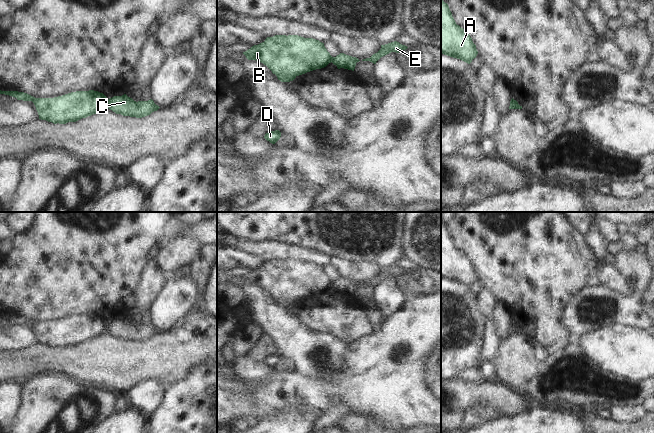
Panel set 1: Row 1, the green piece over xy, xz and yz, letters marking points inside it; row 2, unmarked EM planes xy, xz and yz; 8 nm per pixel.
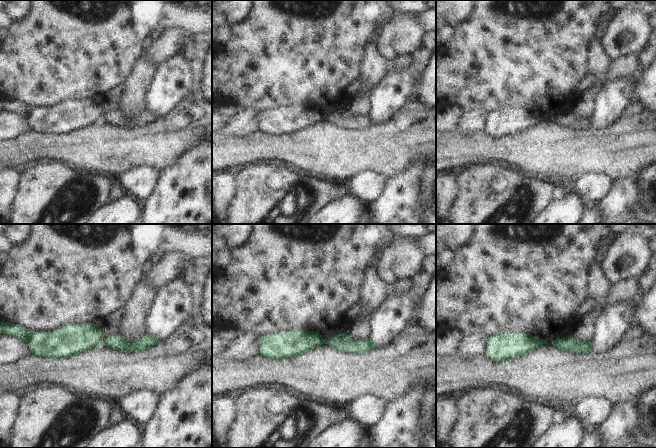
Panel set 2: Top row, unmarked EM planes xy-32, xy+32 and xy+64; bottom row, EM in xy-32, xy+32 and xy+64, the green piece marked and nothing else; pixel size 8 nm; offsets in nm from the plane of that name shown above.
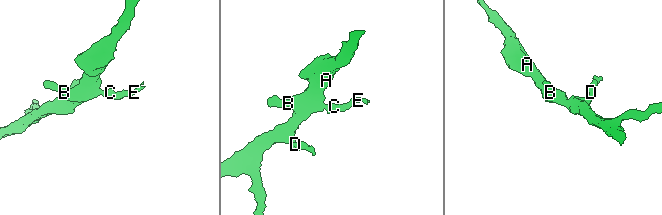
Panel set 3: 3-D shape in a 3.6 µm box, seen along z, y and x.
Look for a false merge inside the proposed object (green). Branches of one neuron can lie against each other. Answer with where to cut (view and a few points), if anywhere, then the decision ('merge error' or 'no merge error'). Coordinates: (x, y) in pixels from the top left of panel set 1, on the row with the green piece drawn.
cut in xy along (109, 99), (106, 106); merge error

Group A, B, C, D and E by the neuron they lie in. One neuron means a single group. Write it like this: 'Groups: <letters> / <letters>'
Groups: A B D / C E.

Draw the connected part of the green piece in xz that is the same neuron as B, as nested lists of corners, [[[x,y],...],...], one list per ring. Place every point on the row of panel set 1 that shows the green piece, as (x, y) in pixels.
[[[275,35],[243,52],[248,60],[266,65],[281,82],[326,67],[333,57],[324,43],[298,35]]]

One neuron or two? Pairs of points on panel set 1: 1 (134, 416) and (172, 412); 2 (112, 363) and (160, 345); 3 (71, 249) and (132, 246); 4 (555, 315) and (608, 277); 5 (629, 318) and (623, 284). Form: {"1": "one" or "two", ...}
{"1": "two", "2": "one", "3": "one", "4": "two", "5": "two"}

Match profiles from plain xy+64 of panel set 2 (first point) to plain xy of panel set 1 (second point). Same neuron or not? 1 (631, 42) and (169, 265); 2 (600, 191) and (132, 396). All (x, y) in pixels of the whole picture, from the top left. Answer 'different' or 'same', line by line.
1: same
2: same

